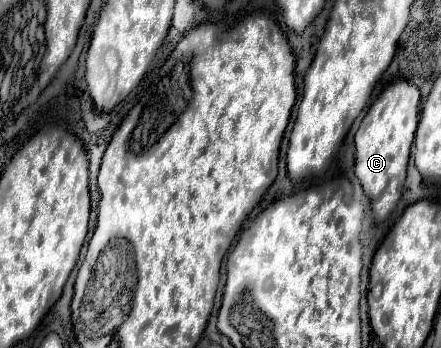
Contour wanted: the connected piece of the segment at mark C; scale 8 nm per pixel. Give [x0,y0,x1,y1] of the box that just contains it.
[354,80,420,222]

